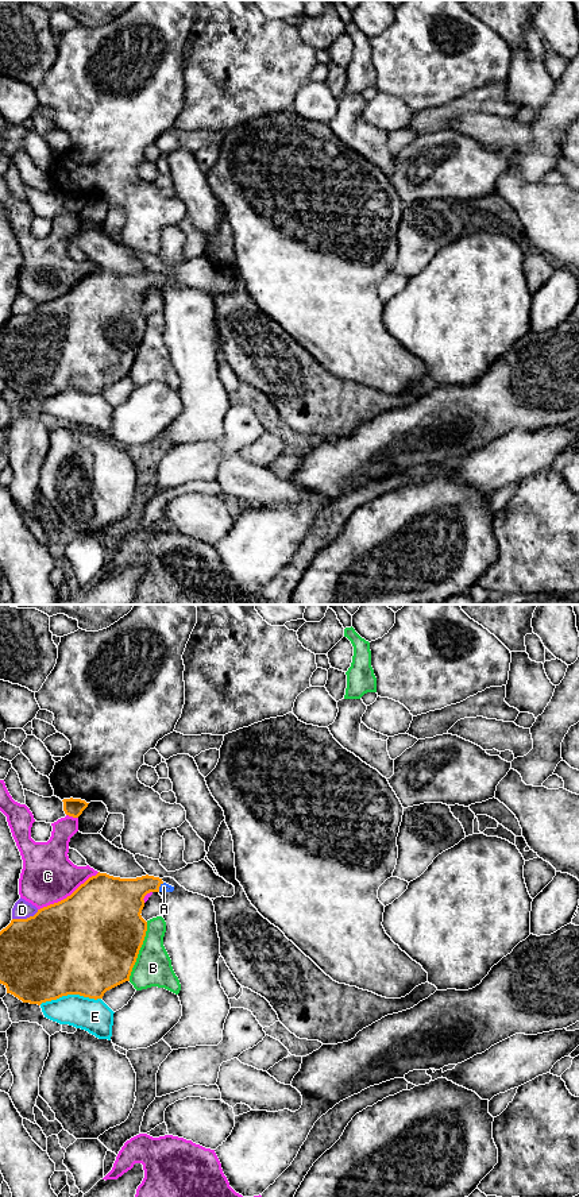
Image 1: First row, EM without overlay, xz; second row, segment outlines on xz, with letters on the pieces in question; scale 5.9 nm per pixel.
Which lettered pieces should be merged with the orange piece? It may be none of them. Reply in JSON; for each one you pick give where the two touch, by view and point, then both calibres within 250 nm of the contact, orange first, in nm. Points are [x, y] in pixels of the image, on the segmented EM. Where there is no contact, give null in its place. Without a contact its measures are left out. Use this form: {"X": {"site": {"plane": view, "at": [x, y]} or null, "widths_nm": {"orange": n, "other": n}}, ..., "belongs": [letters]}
{"A": {"site": {"plane": "xz", "at": [159, 885]}, "widths_nm": {"orange": 280, "other": 50}}, "belongs": ["A"]}

